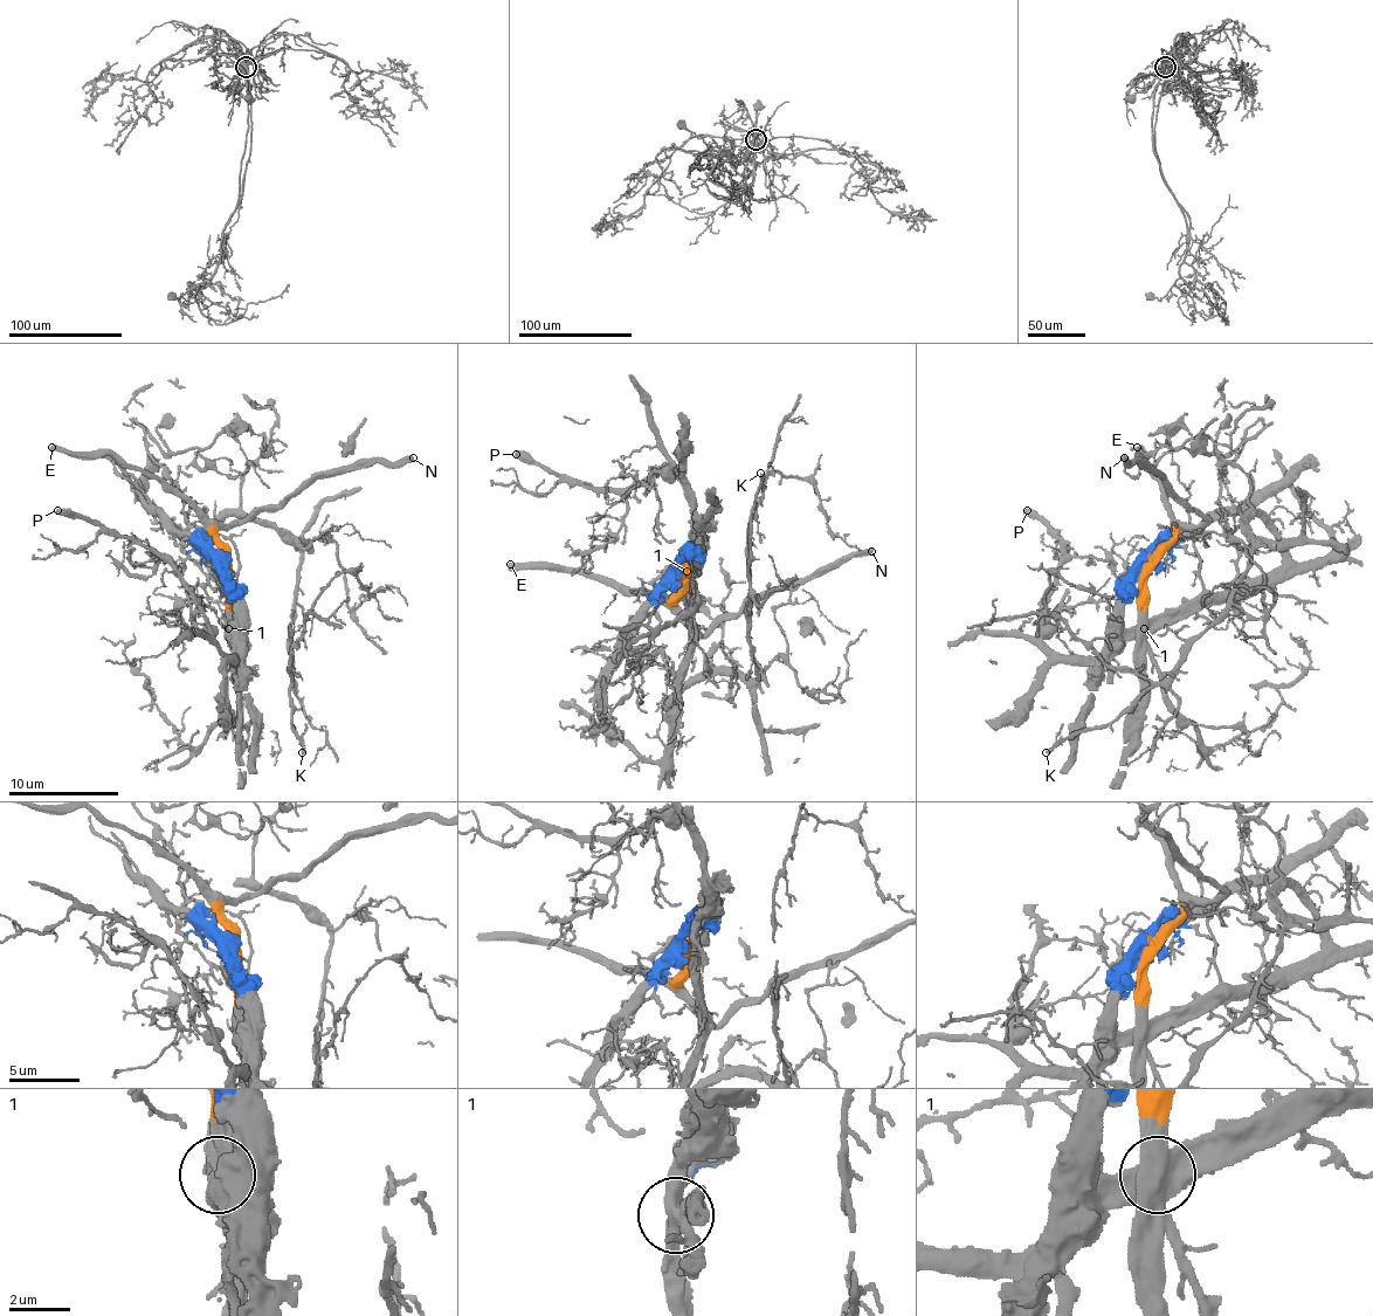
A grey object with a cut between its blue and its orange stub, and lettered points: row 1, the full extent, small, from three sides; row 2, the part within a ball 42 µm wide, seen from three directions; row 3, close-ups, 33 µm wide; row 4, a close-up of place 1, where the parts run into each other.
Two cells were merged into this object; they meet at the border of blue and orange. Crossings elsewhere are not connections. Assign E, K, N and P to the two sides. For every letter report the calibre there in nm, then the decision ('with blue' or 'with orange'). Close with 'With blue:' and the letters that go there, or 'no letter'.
E: 440 nm thick; with orange
K: 240 nm thick; with blue
N: 440 nm thick; with orange
P: 500 nm thick; with blue
With blue: K, P

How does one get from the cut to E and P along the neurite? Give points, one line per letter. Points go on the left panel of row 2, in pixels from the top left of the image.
E: (222, 562), (222, 545), (212, 535), (212, 526), (190, 504), (109, 454), (64, 454), (50, 446)
P: (222, 562), (234, 612), (234, 656), (214, 640), (204, 606), (167, 562), (147, 548), (56, 509)

